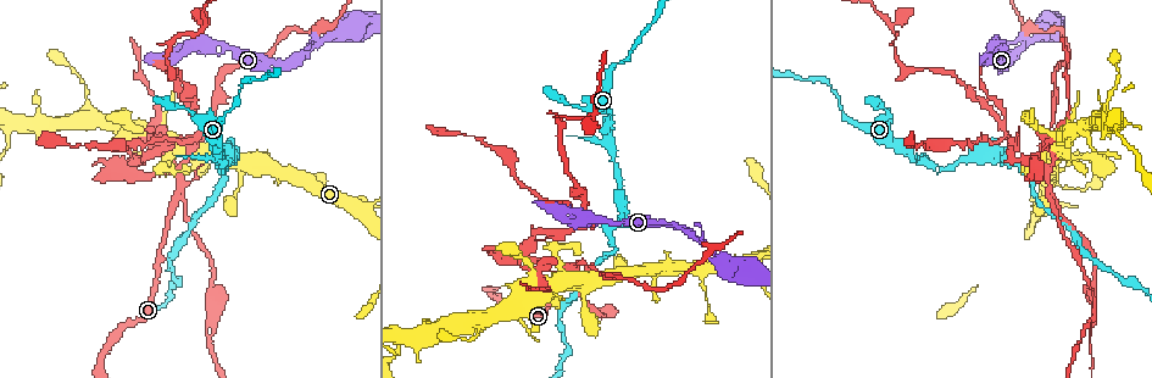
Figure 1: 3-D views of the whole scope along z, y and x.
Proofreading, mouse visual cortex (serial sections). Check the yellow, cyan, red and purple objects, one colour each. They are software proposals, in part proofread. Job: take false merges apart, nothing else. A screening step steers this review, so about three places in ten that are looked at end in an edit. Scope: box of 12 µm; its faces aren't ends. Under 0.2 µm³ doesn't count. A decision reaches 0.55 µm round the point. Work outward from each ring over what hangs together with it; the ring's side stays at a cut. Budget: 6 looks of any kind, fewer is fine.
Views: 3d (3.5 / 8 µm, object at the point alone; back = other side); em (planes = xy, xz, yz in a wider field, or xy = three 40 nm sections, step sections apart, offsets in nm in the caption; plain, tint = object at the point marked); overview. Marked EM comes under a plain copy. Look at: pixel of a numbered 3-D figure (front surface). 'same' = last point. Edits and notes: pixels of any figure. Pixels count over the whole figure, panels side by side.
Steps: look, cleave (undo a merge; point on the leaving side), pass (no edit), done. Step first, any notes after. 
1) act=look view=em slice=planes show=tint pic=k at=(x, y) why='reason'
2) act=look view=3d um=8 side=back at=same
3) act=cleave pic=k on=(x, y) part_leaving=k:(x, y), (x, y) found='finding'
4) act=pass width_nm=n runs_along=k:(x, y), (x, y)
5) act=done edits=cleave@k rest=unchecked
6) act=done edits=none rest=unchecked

act=look view=3d um=3.5 pic=1 at=(283, 66) why='thin neck'

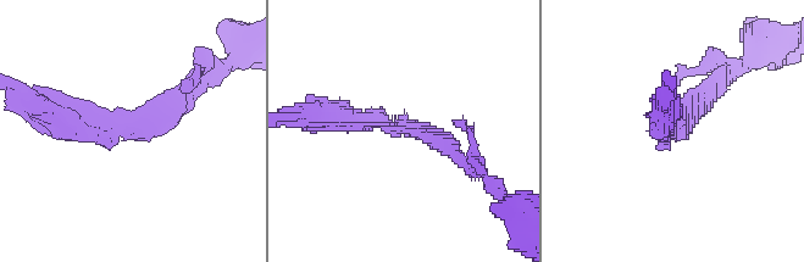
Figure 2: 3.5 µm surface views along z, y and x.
act=look view=em slice=xy step=1 show=tint pic=2 at=(399, 122) arm_widths_nm=250,300

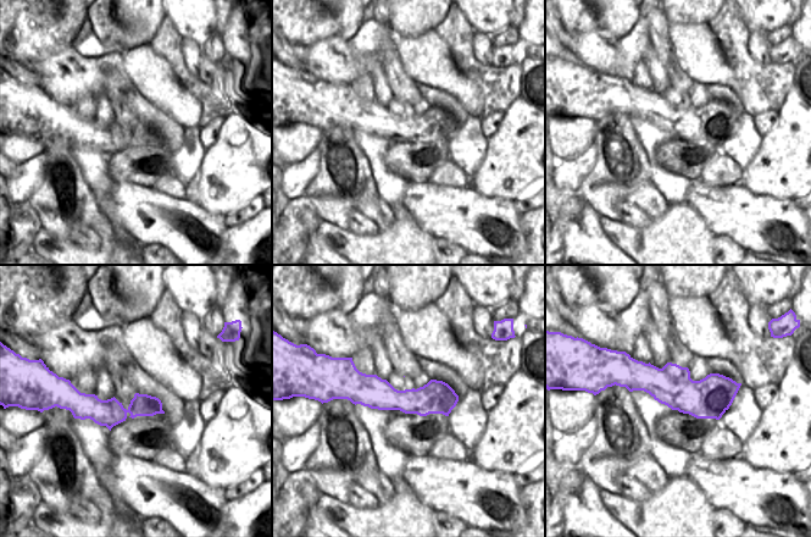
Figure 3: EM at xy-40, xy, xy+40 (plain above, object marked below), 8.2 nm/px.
act=pass runs_along=3:(622, 380), (735, 387) found='one cell here'

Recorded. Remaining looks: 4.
act=look view=3d um=3.5 pic=1 at=(177, 198) why='two arms in line, one across'

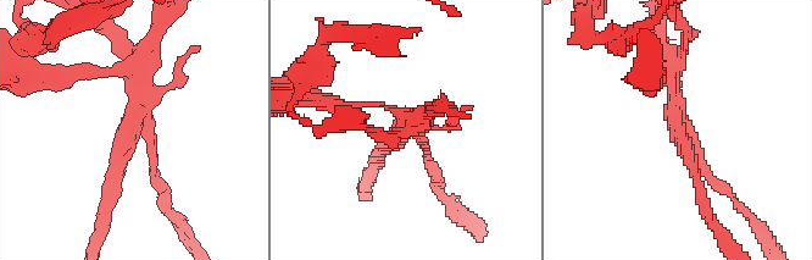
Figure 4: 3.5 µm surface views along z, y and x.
act=look view=em slice=xy step=5 show=tint pic=4 at=(679, 127)

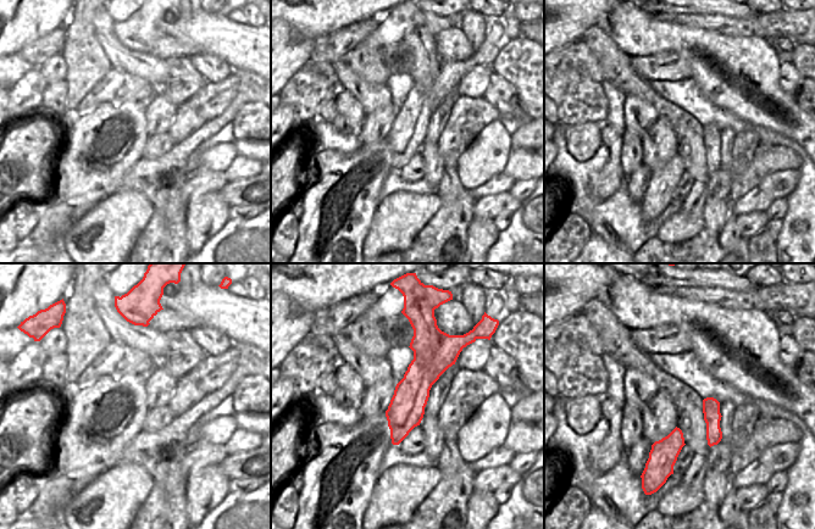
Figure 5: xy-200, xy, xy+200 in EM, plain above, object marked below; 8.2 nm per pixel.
act=cleave pic=4 on=(376, 133) border=5:(437, 332), (434, 356), (421, 363) found='two cells meet here'

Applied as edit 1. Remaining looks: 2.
act=look view=3d um=3.5 pic=1 at=(224, 116)

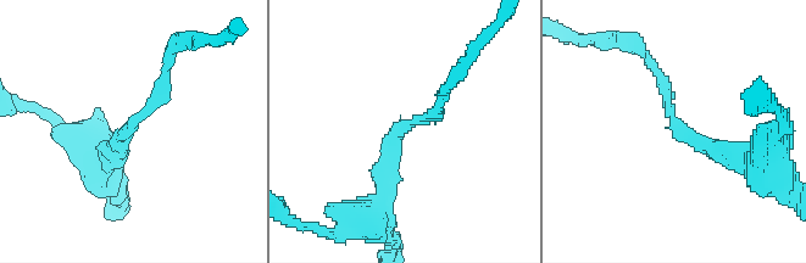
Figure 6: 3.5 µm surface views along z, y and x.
act=look view=em slice=planes show=tint pic=6 at=(682, 132) arm_widths_nm=150,300

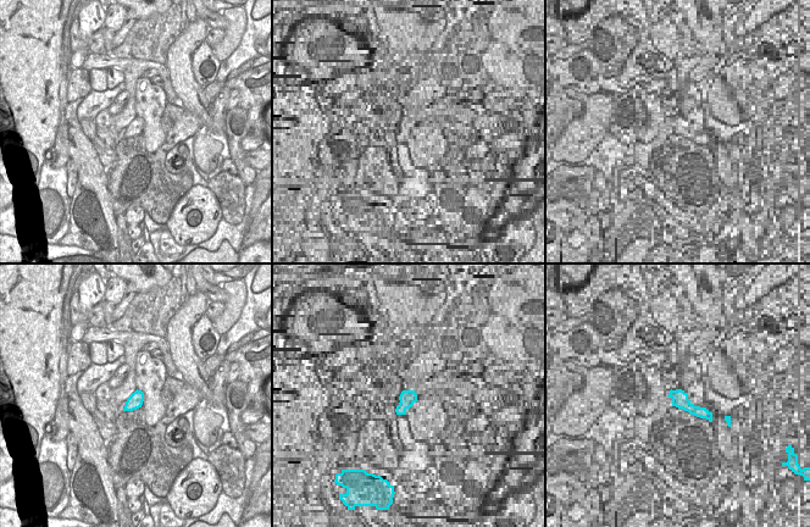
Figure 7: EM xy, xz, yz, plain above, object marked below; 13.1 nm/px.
act=pass runs_along=6:(761, 158), (689, 139), (655, 68) found='all the same cell'

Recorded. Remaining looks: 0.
act=done edits=cleave@4 rest=unchecked

